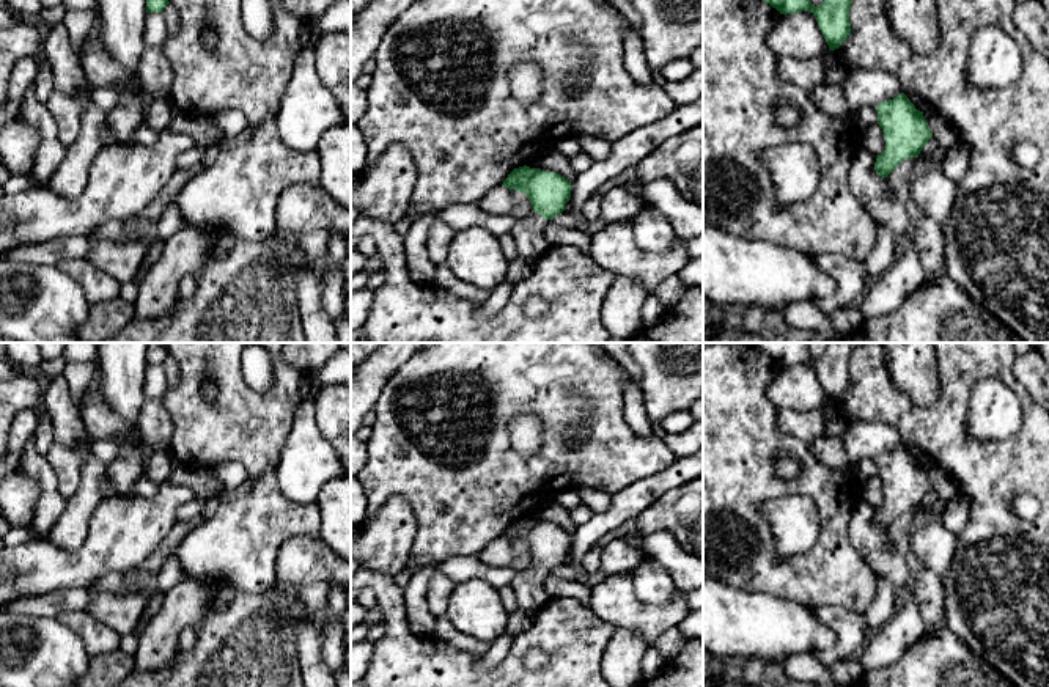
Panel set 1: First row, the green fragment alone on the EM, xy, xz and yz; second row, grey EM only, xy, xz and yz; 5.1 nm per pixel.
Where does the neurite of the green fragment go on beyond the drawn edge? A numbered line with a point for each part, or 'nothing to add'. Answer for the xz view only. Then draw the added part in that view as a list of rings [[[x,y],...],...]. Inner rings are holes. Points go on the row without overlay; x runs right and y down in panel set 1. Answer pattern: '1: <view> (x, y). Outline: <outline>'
1: xz (527, 585). Outline: [[[533,561],[525,569],[519,569],[519,574],[511,582],[519,610],[536,612],[550,601],[543,588],[546,577],[547,572]]]

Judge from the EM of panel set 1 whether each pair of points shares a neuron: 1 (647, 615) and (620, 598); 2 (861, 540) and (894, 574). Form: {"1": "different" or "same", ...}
{"1": "same", "2": "same"}

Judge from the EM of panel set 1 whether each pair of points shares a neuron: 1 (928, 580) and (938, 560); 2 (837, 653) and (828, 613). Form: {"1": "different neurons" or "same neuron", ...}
{"1": "different neurons", "2": "same neuron"}

